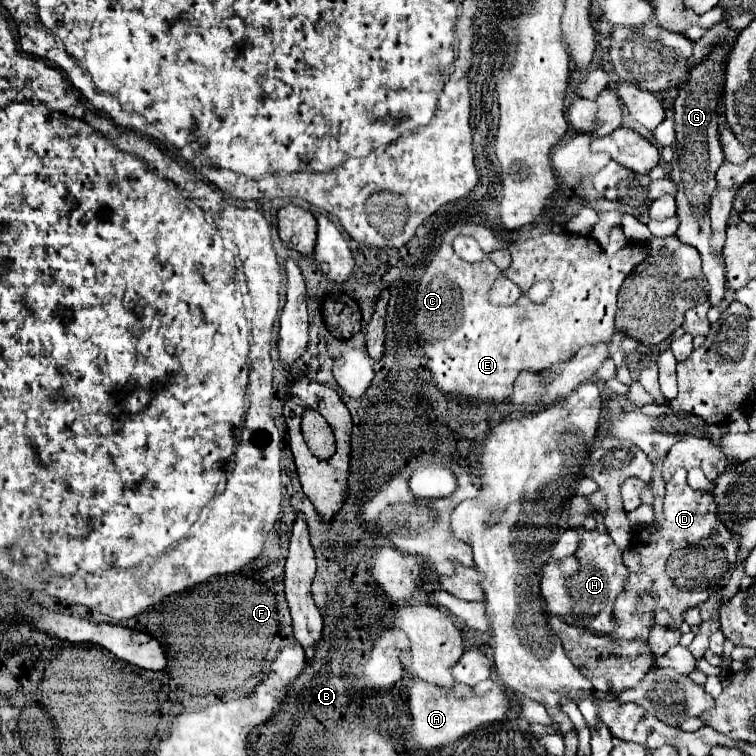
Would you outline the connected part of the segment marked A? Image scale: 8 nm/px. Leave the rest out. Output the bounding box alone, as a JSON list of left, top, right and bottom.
[408,676,510,750]

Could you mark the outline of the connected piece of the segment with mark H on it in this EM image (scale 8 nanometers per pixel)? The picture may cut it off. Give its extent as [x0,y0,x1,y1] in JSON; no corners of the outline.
[540,530,628,634]

